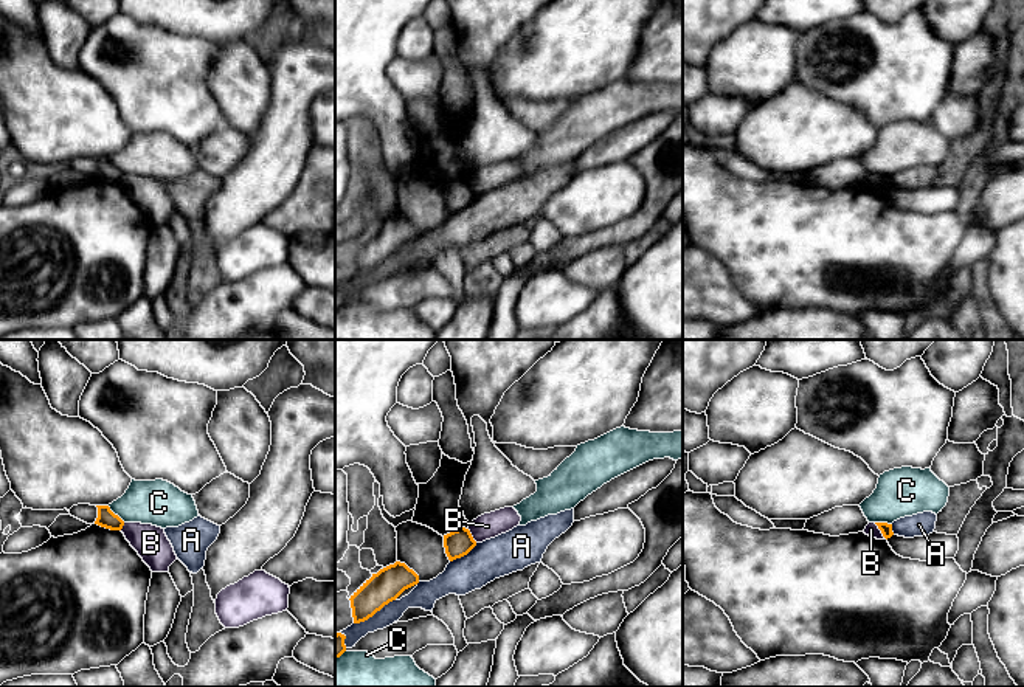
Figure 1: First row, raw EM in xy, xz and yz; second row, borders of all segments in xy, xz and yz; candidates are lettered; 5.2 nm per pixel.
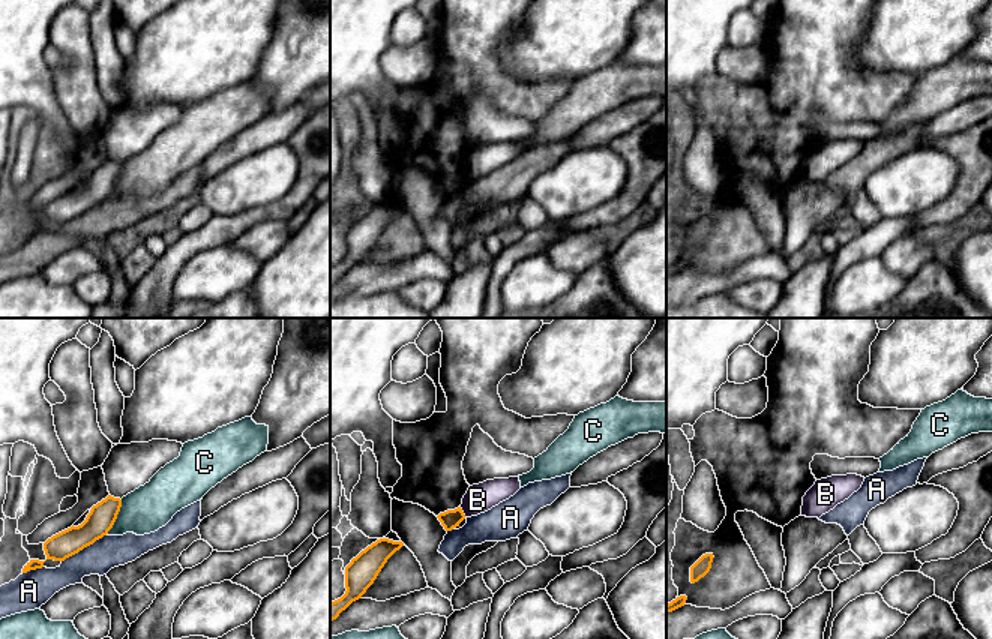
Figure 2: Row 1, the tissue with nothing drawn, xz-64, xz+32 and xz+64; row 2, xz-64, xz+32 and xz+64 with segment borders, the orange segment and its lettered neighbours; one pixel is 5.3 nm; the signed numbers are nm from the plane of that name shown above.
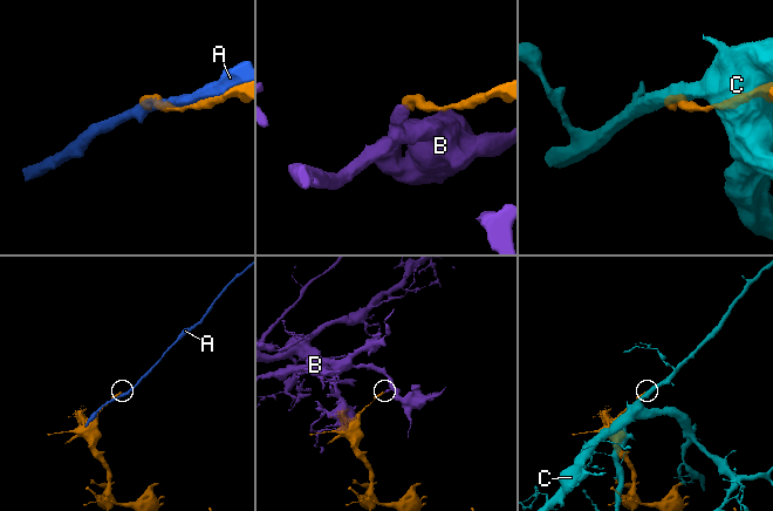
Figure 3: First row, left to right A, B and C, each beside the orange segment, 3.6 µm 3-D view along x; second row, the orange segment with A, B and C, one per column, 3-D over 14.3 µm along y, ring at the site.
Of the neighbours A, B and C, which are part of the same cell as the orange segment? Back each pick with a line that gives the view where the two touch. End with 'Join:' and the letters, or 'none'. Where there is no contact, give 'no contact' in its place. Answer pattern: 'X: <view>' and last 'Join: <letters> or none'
Join: none

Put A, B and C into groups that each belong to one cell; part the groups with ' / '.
A / B / C

